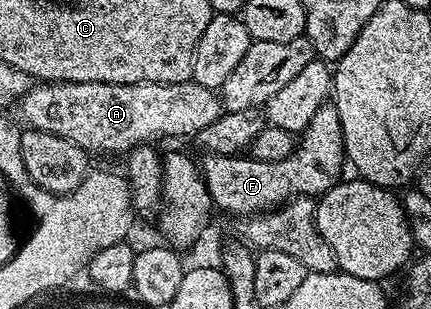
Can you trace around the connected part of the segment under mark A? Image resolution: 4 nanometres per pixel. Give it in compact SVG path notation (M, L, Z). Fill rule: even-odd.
M193 79L178 84L104 84L103 82L37 82L29 91L16 101L16 119L25 128L43 130L47 134L55 134L59 138L67 138L75 142L85 152L122 152L128 154L134 148L150 143L152 136L189 136L196 138L199 130L211 126L221 117L223 105L220 95L214 89L196 84Z

